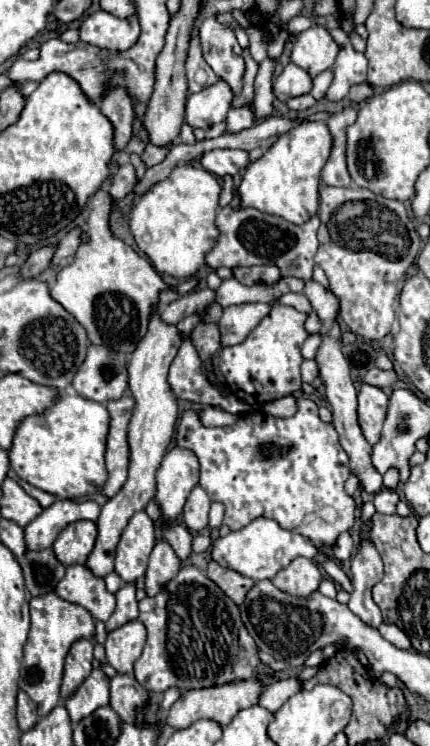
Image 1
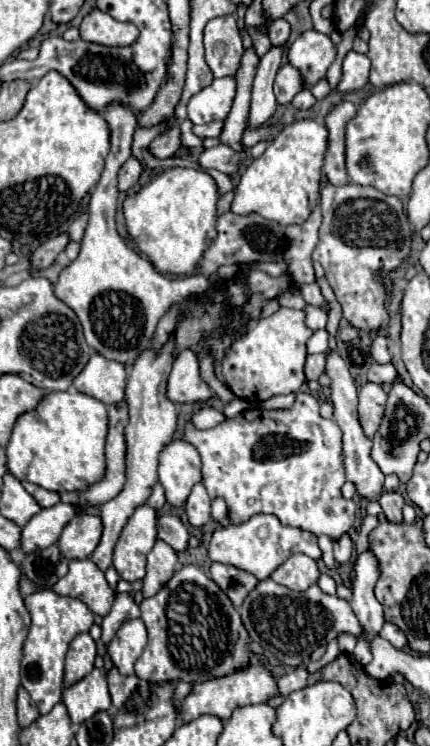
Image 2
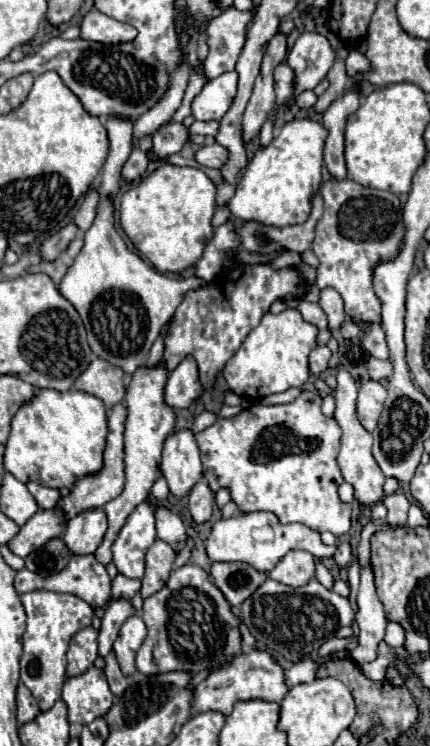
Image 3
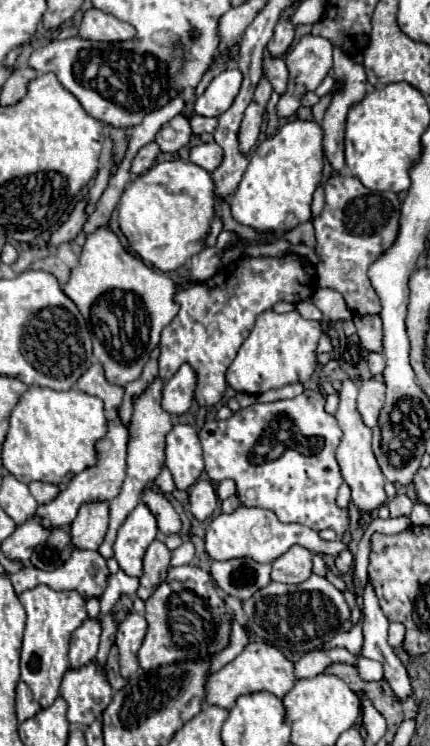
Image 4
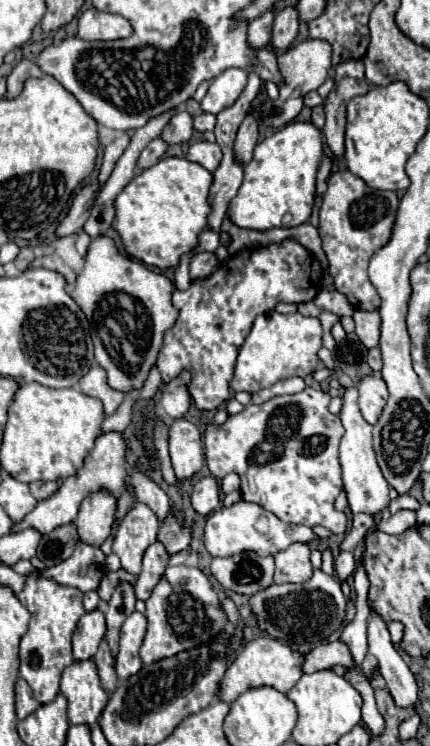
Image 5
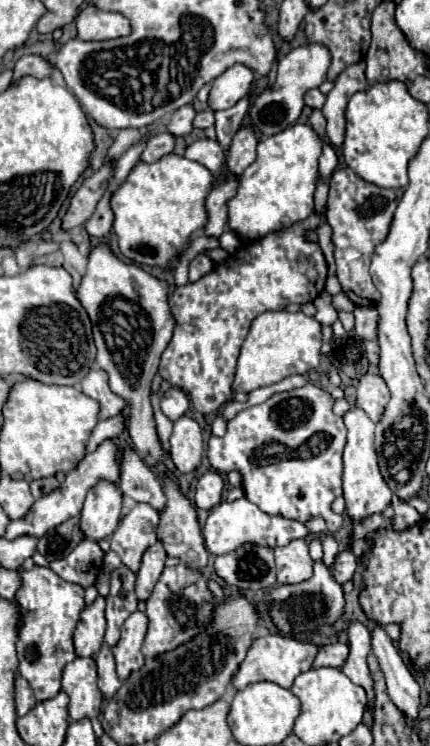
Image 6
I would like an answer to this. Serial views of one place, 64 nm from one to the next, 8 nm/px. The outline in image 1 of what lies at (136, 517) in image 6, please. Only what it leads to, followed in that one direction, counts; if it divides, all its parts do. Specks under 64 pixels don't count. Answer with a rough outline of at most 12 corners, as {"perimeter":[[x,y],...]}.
{"perimeter":[[146,512],[122,532],[114,572],[124,582],[144,576],[154,542]]}

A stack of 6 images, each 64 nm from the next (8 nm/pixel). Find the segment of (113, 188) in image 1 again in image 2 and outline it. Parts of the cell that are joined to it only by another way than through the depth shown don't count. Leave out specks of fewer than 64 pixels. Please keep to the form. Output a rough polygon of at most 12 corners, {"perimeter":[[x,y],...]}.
{"perimeter":[[128,158],[118,170],[118,192],[136,186],[142,164]]}

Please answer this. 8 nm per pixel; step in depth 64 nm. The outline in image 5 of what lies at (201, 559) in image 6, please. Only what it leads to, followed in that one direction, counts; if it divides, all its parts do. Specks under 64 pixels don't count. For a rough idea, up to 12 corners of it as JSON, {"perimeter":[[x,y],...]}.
{"perimeter":[[174,514],[160,524],[158,540],[170,554],[192,542]]}

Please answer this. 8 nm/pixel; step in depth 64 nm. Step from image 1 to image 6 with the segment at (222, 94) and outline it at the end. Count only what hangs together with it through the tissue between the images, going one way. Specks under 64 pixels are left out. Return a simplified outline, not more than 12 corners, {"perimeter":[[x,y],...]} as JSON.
{"perimeter":[[230,66],[212,82],[210,110],[232,108],[244,98],[254,72]]}

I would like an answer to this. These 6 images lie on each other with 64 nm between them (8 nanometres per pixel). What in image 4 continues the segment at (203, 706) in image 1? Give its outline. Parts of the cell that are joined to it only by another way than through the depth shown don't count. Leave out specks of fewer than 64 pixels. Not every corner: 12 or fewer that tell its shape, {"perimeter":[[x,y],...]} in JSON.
{"perimeter":[[250,642],[208,676],[204,702],[230,710],[238,696],[278,698],[296,682],[278,648]]}

